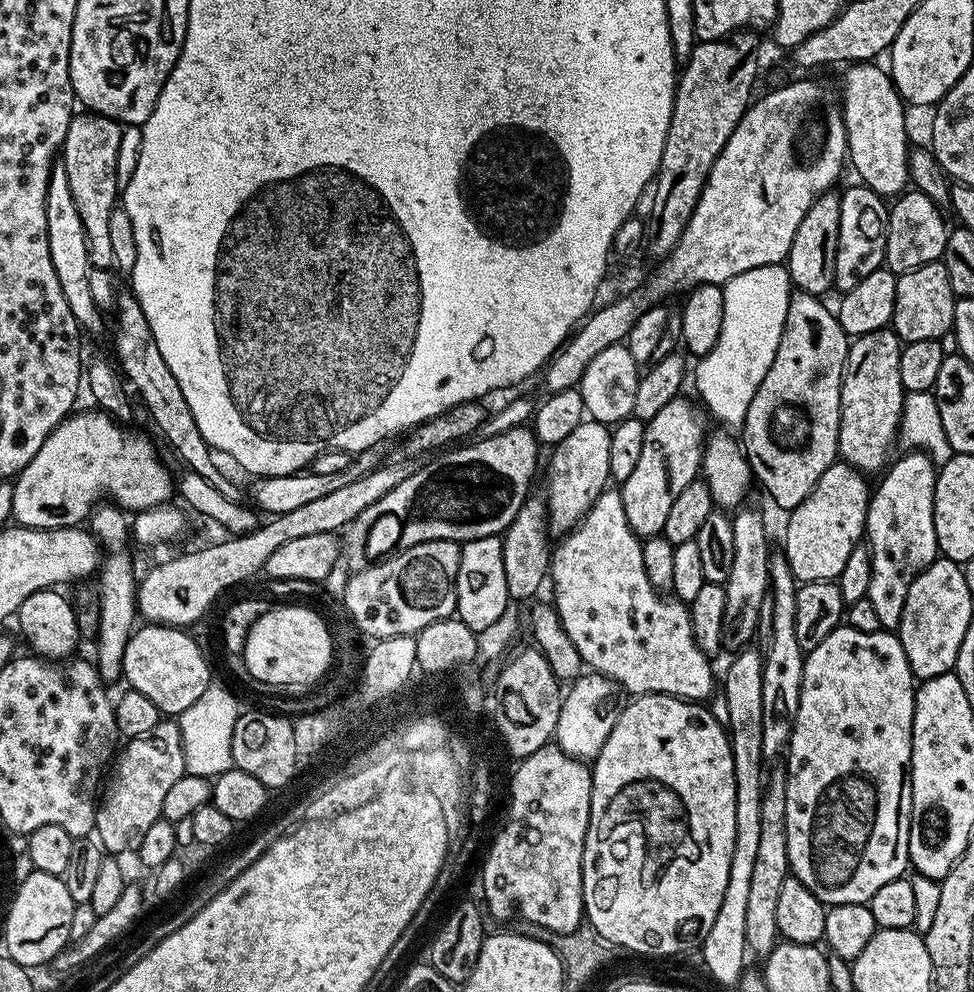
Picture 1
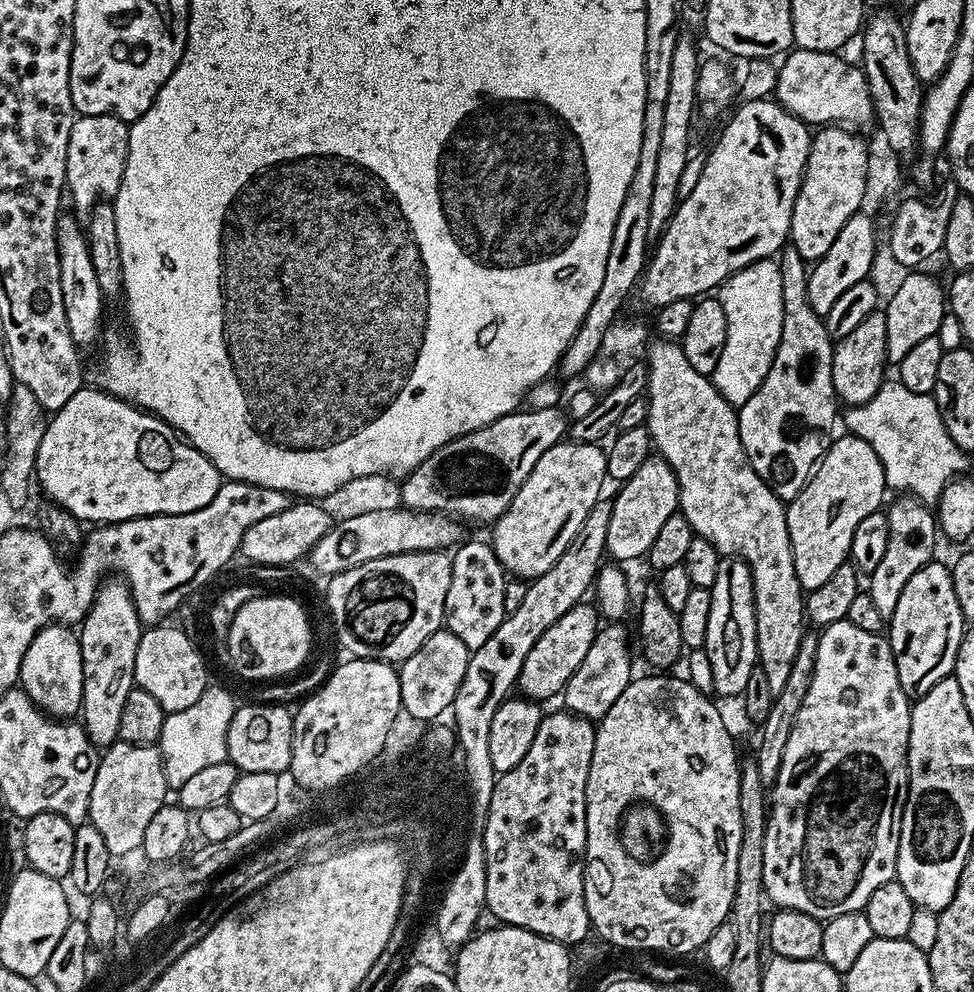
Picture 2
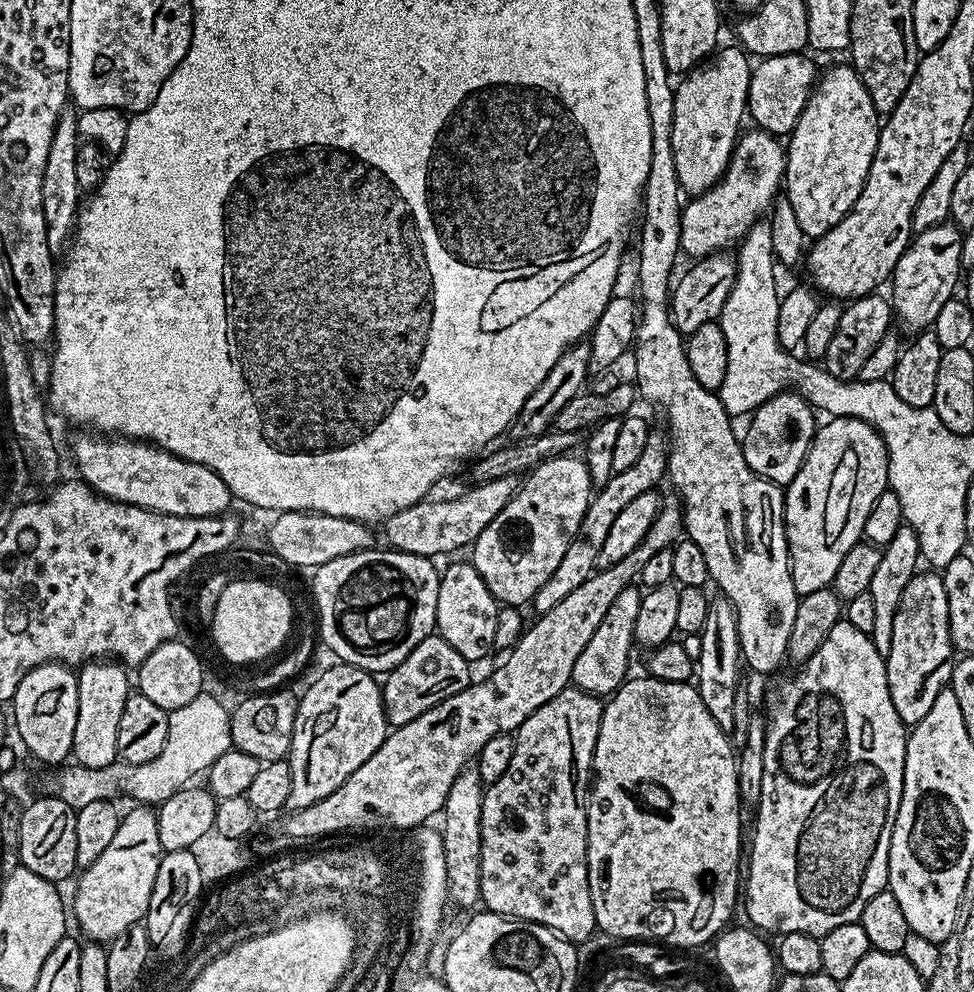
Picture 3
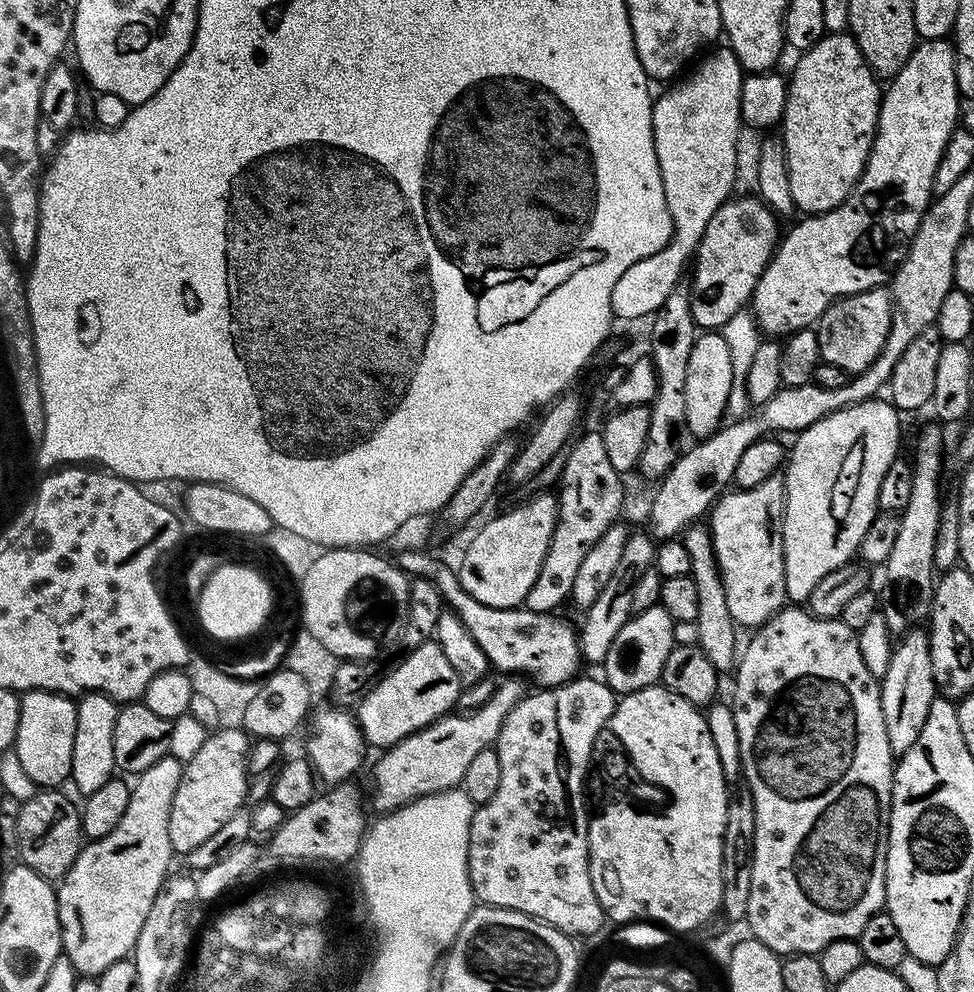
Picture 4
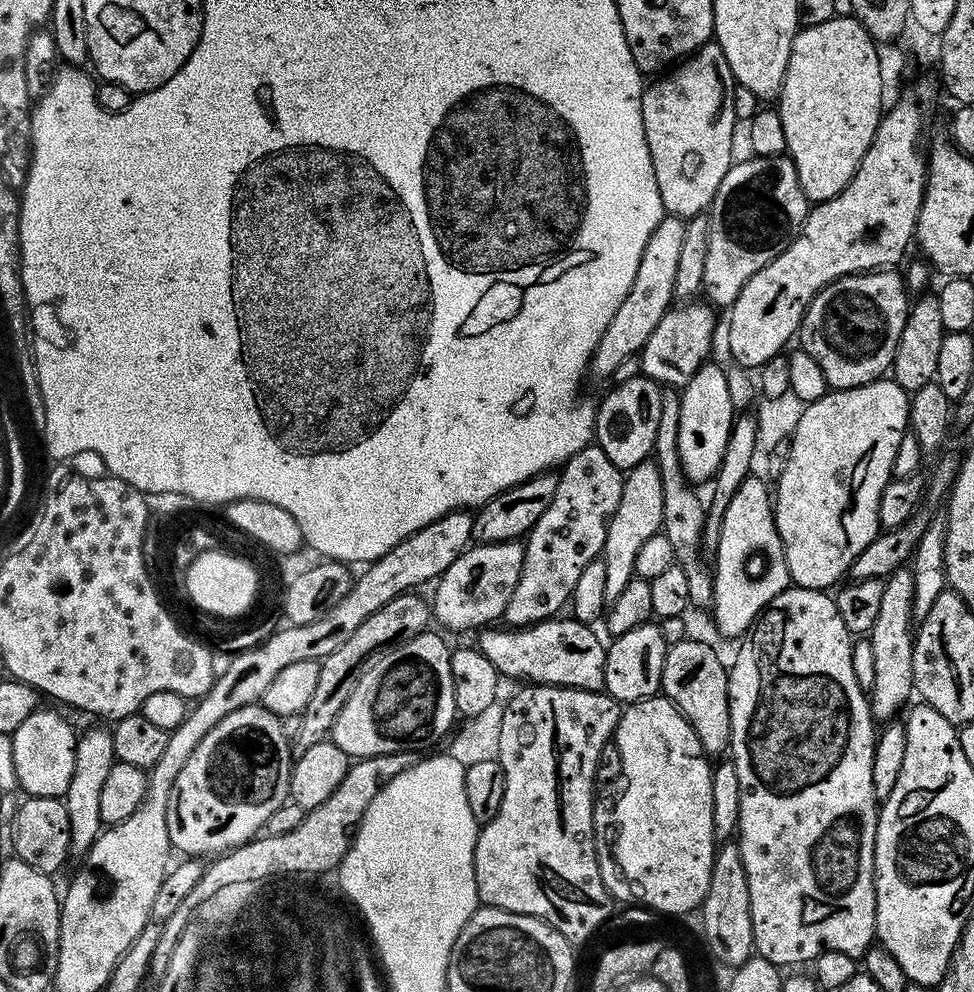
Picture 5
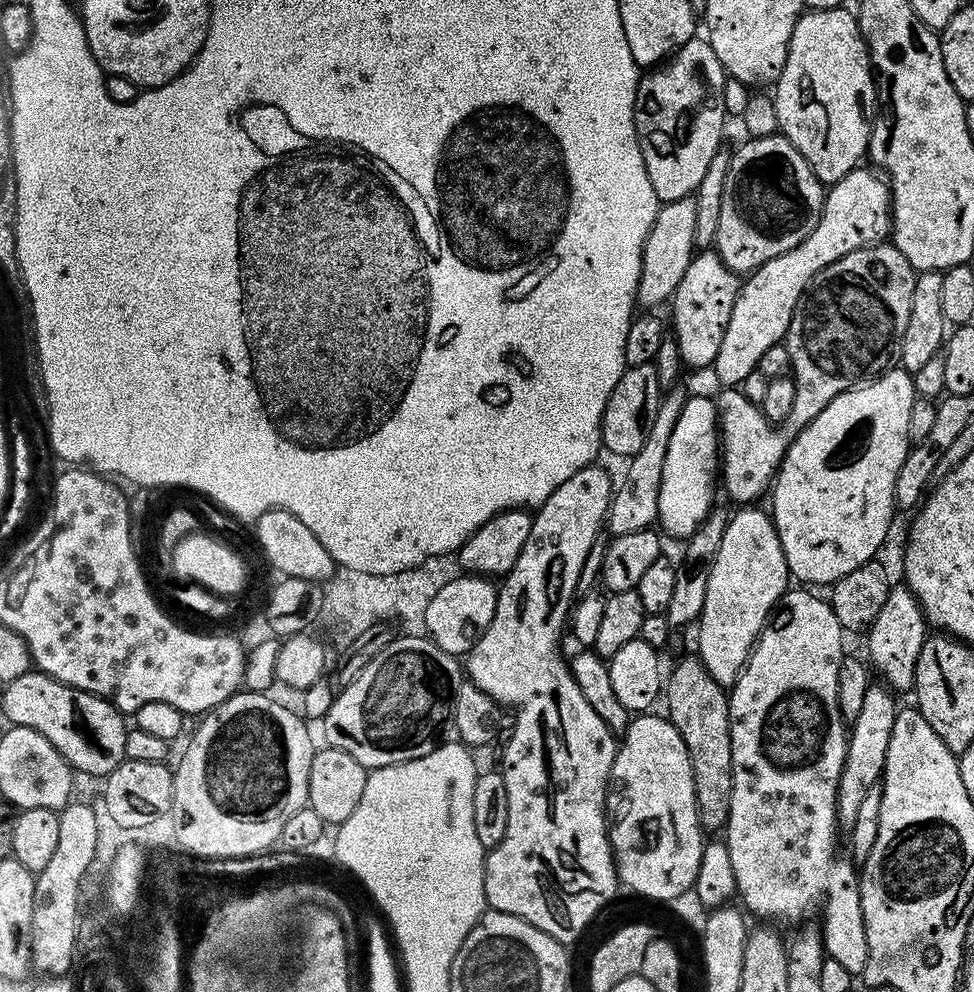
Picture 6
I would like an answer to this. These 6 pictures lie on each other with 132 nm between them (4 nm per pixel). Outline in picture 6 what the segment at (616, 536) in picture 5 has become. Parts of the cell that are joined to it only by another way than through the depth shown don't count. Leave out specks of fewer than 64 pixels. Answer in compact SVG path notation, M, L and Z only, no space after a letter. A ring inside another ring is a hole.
M677 386L661 399L654 426L650 426L650 434L646 442L642 442L642 450L638 450L627 461L628 473L621 484L619 481L606 517L606 528L612 536L630 534L643 528L651 529L657 523L660 514L658 490L662 482L662 462L666 462L666 446L670 446L670 434L674 434L674 426L678 422L680 411L684 409L686 392L682 389L683 387Z

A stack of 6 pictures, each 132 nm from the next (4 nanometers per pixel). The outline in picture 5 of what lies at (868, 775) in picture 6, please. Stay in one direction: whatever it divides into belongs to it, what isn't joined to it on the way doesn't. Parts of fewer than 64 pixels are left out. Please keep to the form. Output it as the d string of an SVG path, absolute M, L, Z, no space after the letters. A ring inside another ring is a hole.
M907 567L897 569L884 580L878 618L875 619L870 633L874 650L874 686L870 689L870 703L872 719L876 722L891 721L895 717L892 715L900 707L903 709L909 703L908 695L911 697L914 692L912 686L914 682L912 594L912 574Z

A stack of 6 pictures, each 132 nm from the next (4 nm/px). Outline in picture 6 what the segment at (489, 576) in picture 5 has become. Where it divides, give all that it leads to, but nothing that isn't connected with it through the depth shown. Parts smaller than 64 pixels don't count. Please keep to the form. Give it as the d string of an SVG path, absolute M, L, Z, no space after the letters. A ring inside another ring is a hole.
M463 574L442 587L426 609L428 636L446 654L457 658L467 657L490 626L496 609L497 585L491 579L475 574Z

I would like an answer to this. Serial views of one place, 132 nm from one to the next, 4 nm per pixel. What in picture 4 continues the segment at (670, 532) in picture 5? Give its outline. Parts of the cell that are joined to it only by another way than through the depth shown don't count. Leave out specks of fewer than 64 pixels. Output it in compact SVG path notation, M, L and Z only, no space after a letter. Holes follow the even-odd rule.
M702 522L691 524L689 528L684 530L682 539L686 550L689 551L690 575L695 582L698 593L697 643L706 656L710 658L710 662L715 666L717 673L731 673L735 669L738 654L738 644L736 648L736 632L738 633L738 630L726 603L725 586L721 580L720 568L717 566L711 529Z

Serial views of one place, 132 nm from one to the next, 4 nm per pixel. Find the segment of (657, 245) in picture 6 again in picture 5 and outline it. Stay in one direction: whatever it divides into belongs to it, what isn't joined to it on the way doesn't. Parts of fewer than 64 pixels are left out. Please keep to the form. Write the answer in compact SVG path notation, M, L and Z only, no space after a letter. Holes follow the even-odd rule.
M668 214L658 222L654 234L650 234L642 250L642 258L638 262L638 274L626 298L622 298L622 306L614 310L614 318L610 318L606 330L602 330L602 338L592 352L591 375L611 378L622 362L635 357L644 349L646 338L654 334L658 322L662 322L668 309L673 307L676 295L674 274L678 271L678 258L684 239L686 239L686 223L681 217Z

